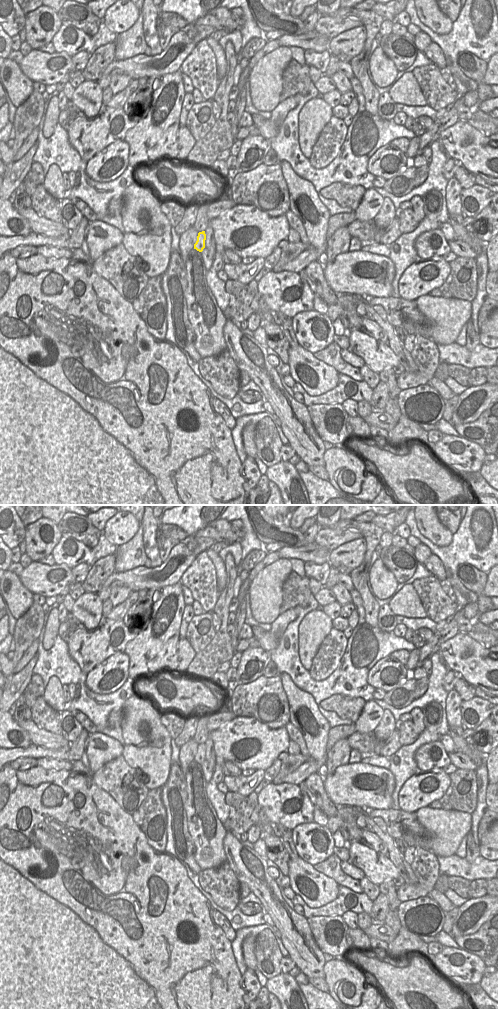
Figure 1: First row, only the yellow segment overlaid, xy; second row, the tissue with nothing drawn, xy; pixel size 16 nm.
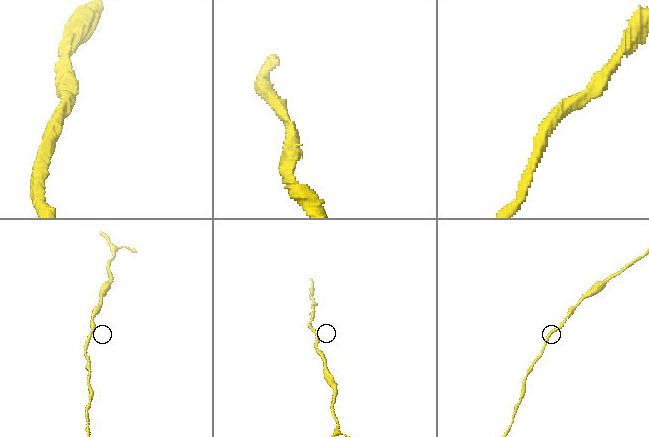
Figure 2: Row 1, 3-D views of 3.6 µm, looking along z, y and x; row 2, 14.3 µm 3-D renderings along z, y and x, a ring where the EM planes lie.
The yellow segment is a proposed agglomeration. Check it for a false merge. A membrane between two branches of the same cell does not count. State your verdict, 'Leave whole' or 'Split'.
Leave whole

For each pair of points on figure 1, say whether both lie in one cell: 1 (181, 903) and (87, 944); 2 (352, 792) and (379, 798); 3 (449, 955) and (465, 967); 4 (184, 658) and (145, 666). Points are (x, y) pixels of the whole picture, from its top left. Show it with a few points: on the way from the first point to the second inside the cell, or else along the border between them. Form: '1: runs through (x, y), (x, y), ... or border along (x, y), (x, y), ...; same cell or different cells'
1: runs through (158, 926), (138, 940), (110, 942); same cell
2: runs through (359, 792), (372, 792); same cell
3: runs through (453, 959), (461, 967); same cell
4: border along (180, 638), (178, 642), (177, 669), (175, 671); different cells

